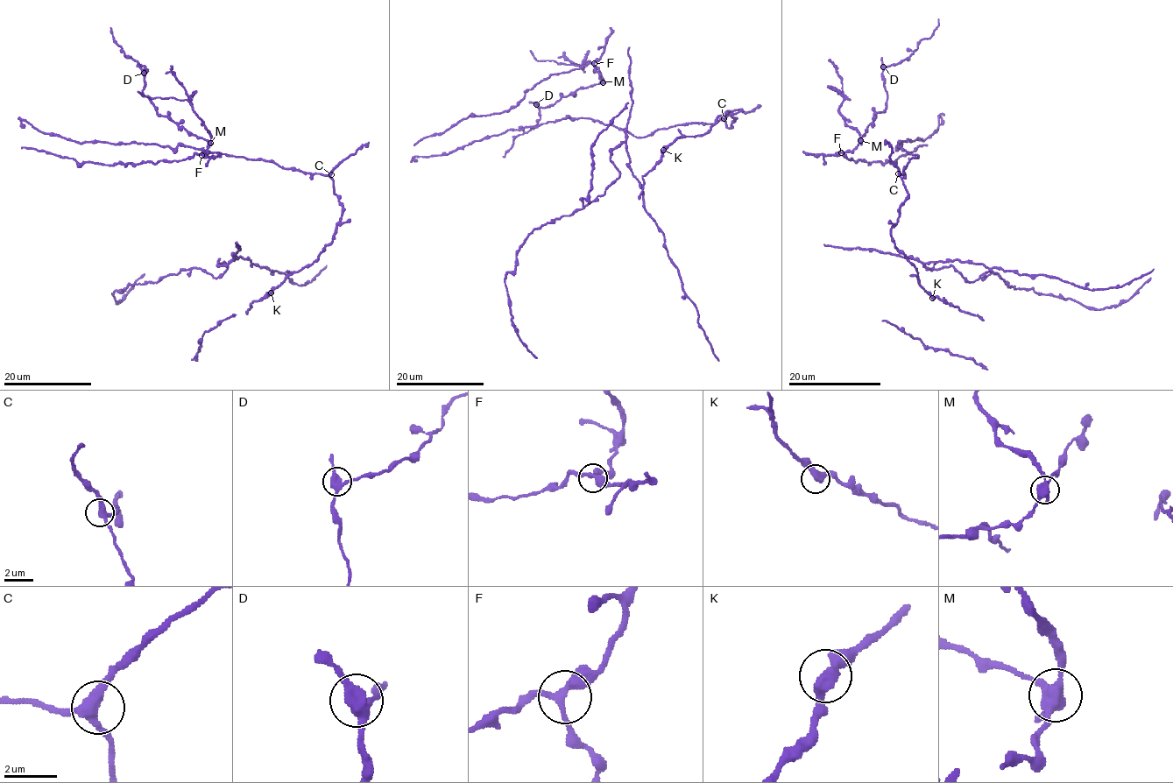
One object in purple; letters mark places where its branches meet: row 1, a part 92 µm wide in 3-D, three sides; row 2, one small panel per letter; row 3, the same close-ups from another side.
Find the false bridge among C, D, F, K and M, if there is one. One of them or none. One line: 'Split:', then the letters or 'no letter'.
Split: M

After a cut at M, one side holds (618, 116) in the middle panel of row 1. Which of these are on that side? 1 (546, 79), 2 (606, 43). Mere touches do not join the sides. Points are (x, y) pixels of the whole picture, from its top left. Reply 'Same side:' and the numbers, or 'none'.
Same side: 1, 2

